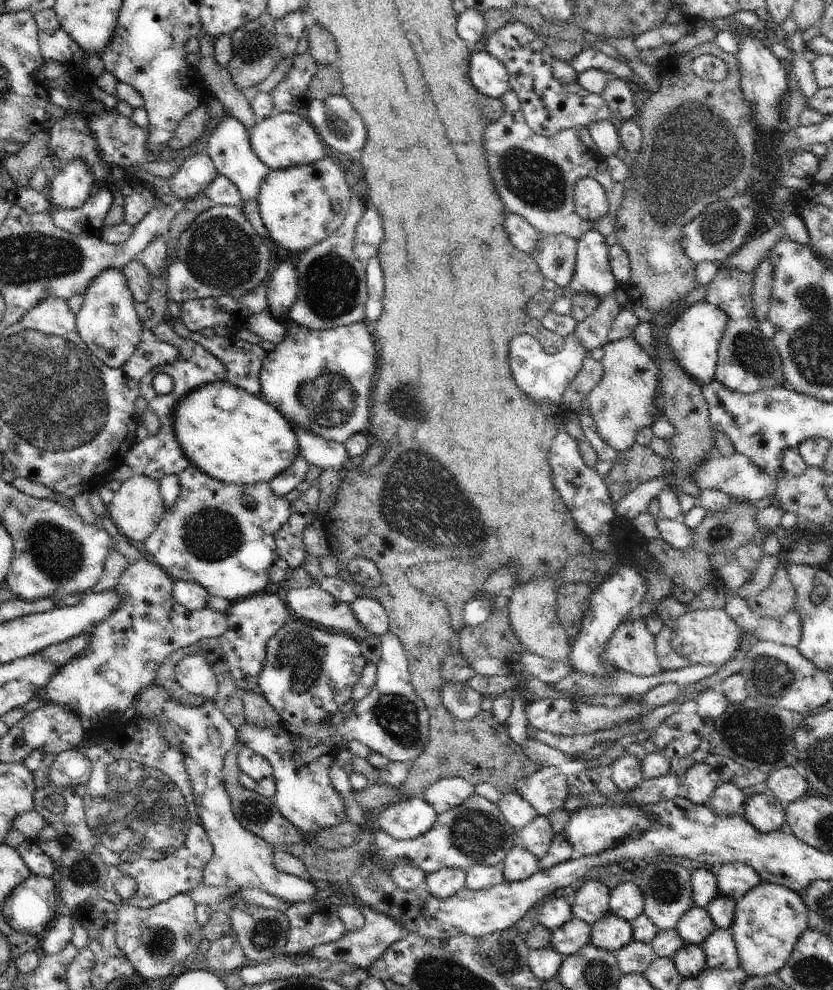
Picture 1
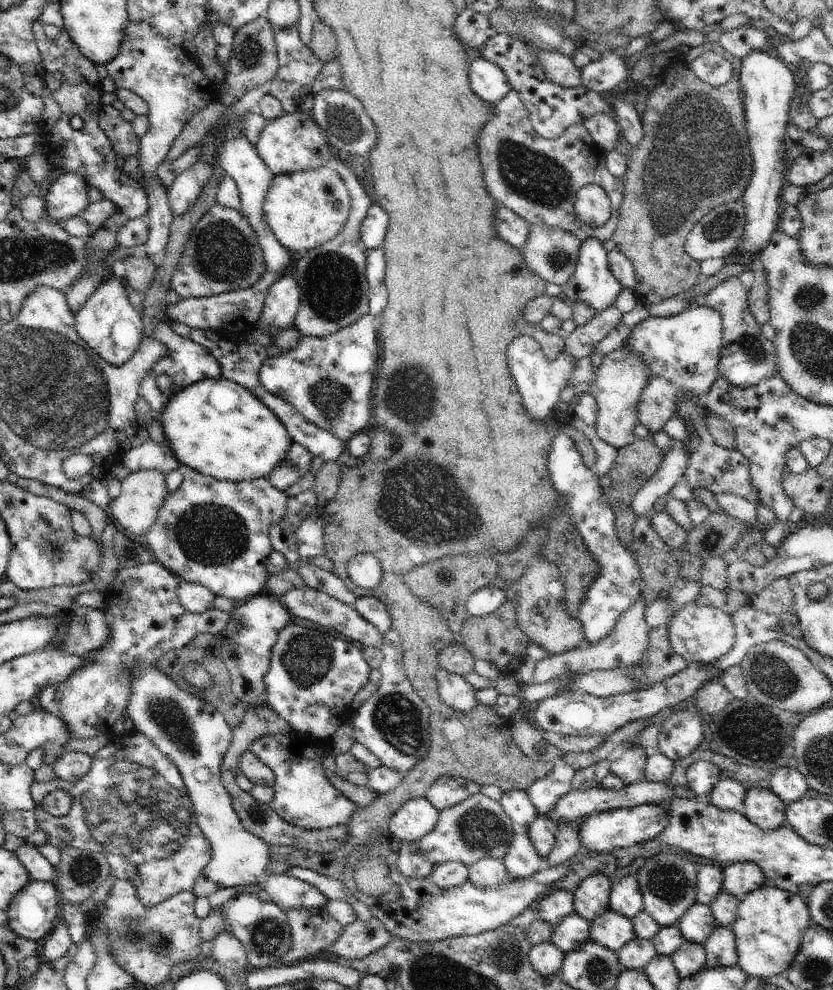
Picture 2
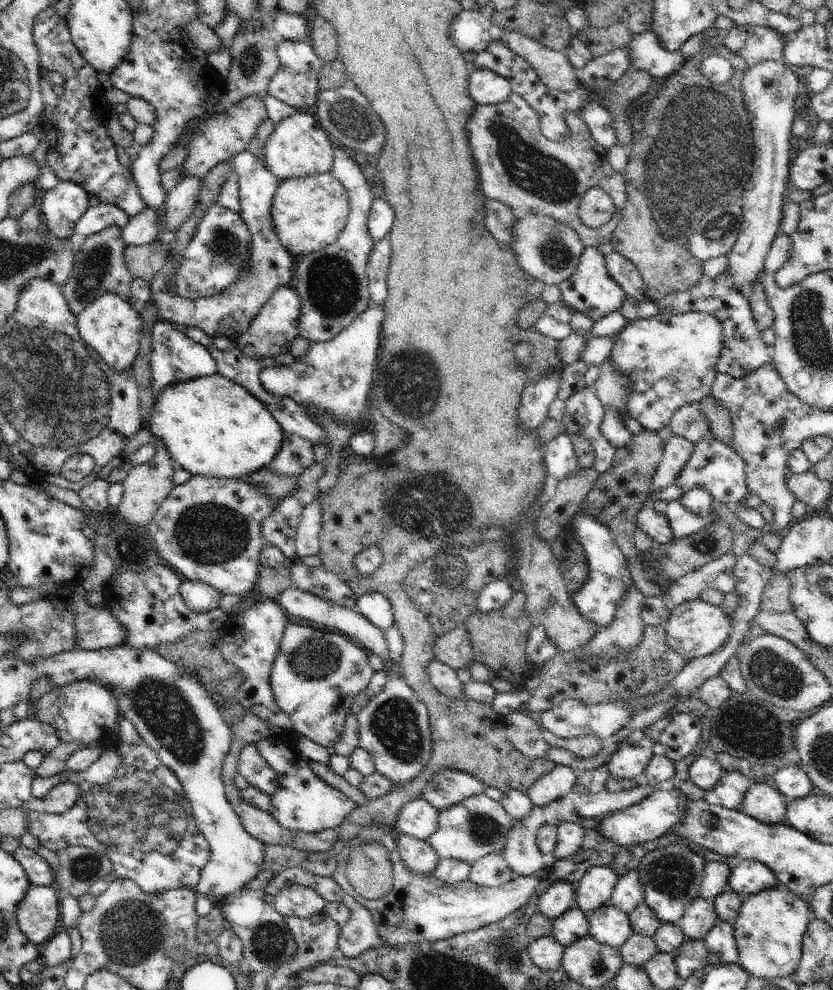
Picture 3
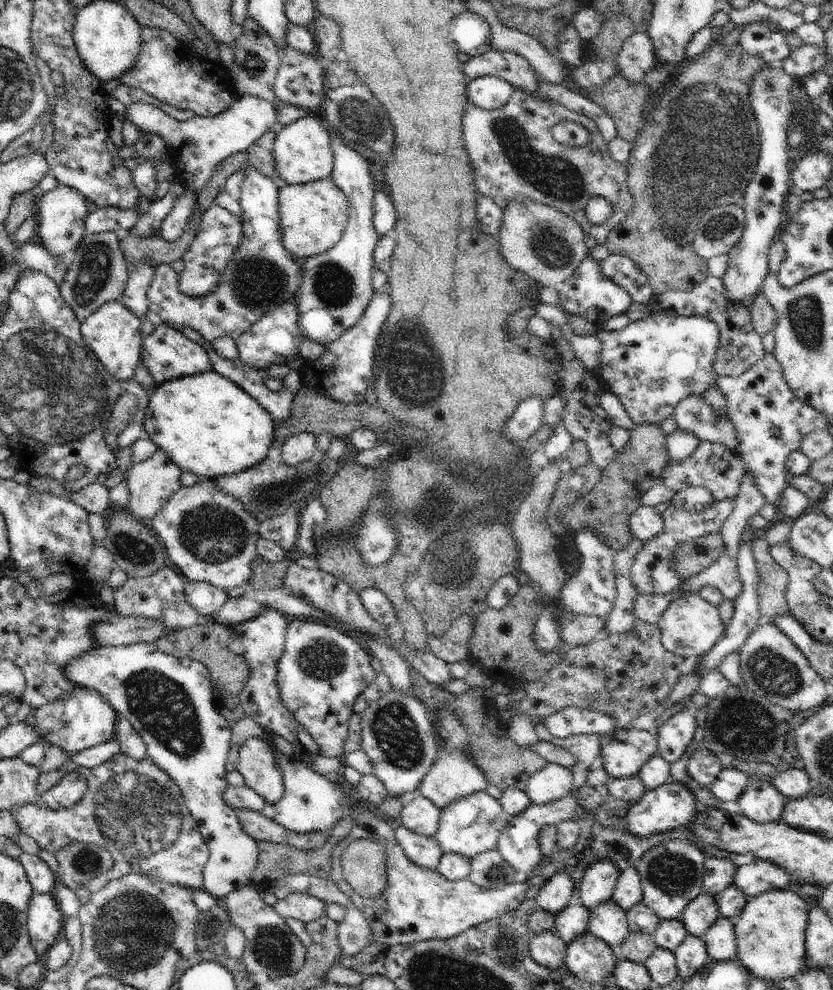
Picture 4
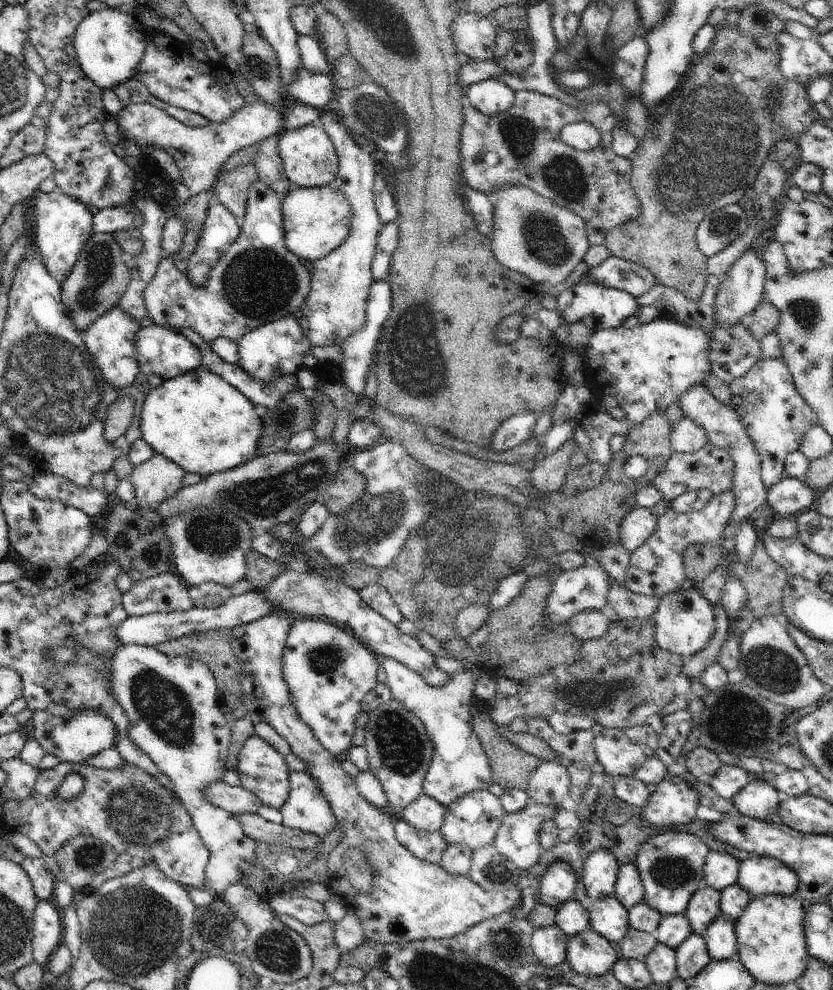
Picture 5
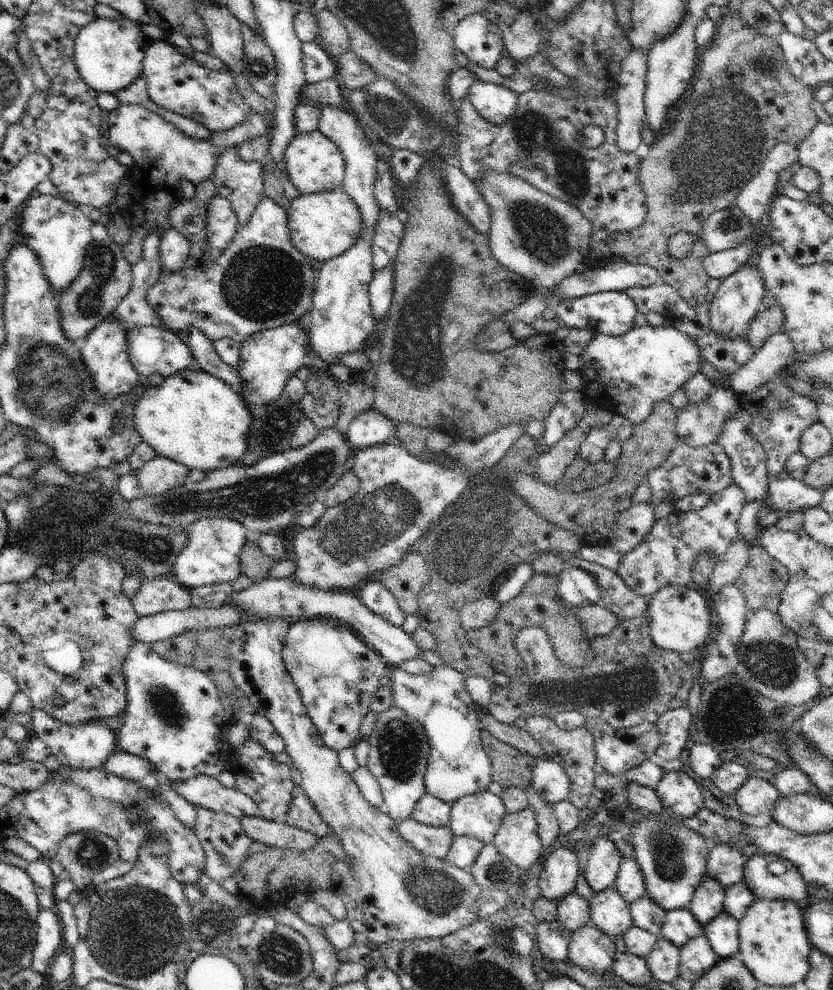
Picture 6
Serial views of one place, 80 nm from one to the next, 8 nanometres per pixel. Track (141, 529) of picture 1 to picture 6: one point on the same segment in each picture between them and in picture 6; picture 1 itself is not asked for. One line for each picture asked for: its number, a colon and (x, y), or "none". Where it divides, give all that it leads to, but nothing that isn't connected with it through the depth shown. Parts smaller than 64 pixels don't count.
2: (143, 492)
3: (146, 486)
4: (151, 483)
5: (157, 479)
6: (157, 476)

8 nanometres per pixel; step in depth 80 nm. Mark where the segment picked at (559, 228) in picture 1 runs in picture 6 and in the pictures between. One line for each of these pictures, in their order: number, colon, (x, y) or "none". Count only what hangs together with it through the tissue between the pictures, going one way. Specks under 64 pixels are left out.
2: (539, 178)
3: (519, 166)
4: (514, 155)
5: (522, 146)
6: (538, 143)

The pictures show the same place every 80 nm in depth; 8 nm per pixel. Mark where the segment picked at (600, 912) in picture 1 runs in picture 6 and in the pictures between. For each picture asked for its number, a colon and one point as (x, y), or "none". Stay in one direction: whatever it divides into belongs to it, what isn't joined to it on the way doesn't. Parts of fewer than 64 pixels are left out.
2: (592, 896)
3: (595, 887)
4: (599, 879)
5: (601, 867)
6: (601, 864)

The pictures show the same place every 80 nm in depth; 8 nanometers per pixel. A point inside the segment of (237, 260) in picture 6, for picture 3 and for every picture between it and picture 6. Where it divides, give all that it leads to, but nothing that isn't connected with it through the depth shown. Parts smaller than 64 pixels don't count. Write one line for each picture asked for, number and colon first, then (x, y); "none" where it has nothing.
3: (229, 313)
4: (262, 274)
5: (258, 281)

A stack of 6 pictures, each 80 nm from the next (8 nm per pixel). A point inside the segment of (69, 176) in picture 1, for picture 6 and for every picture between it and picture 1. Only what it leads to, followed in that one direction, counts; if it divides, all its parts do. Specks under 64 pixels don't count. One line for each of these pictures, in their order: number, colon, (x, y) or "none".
2: (67, 197)
3: (62, 207)
4: (62, 212)
5: (61, 226)
6: (58, 232)

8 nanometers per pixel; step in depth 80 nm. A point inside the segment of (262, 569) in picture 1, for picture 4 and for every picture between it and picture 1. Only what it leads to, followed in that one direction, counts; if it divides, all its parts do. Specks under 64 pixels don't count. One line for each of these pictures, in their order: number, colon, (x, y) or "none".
2: (213, 532)
3: (208, 529)
4: (209, 536)

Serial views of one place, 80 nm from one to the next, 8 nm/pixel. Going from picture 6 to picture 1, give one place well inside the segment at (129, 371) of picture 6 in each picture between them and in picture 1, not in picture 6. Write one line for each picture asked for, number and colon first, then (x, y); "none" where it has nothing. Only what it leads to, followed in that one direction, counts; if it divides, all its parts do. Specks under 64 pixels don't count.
1: (108, 322)
2: (108, 322)
3: (110, 325)
4: (113, 332)
5: (110, 340)

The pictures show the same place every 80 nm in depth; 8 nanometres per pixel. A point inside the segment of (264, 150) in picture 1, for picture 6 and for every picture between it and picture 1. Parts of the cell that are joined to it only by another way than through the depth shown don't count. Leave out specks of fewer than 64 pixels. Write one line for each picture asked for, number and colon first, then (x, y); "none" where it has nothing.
2: (292, 143)
3: (299, 147)
4: (303, 152)
5: (308, 154)
6: (314, 164)

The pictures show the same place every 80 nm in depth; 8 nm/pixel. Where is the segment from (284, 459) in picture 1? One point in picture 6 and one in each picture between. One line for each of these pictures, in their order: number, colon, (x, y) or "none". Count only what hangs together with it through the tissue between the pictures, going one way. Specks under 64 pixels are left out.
2: (216, 427)
3: (213, 427)
4: (209, 426)
5: (198, 420)
6: (193, 418)

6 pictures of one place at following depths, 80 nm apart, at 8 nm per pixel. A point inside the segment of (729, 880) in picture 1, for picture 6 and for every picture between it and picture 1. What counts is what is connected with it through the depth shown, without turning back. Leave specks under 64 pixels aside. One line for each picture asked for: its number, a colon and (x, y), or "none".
2: (739, 879)
3: (750, 877)
4: (760, 876)
5: (764, 876)
6: (774, 878)

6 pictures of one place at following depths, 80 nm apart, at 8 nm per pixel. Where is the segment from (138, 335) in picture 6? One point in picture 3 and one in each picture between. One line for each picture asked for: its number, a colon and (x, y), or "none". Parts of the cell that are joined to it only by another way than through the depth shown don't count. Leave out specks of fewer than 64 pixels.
3: (175, 358)
4: (168, 354)
5: (160, 350)

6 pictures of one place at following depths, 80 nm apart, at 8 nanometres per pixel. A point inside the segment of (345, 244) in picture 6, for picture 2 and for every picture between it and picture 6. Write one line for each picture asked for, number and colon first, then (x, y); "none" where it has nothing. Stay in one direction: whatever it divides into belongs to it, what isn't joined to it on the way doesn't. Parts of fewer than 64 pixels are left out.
2: (306, 209)
3: (309, 213)
4: (313, 216)
5: (317, 220)

